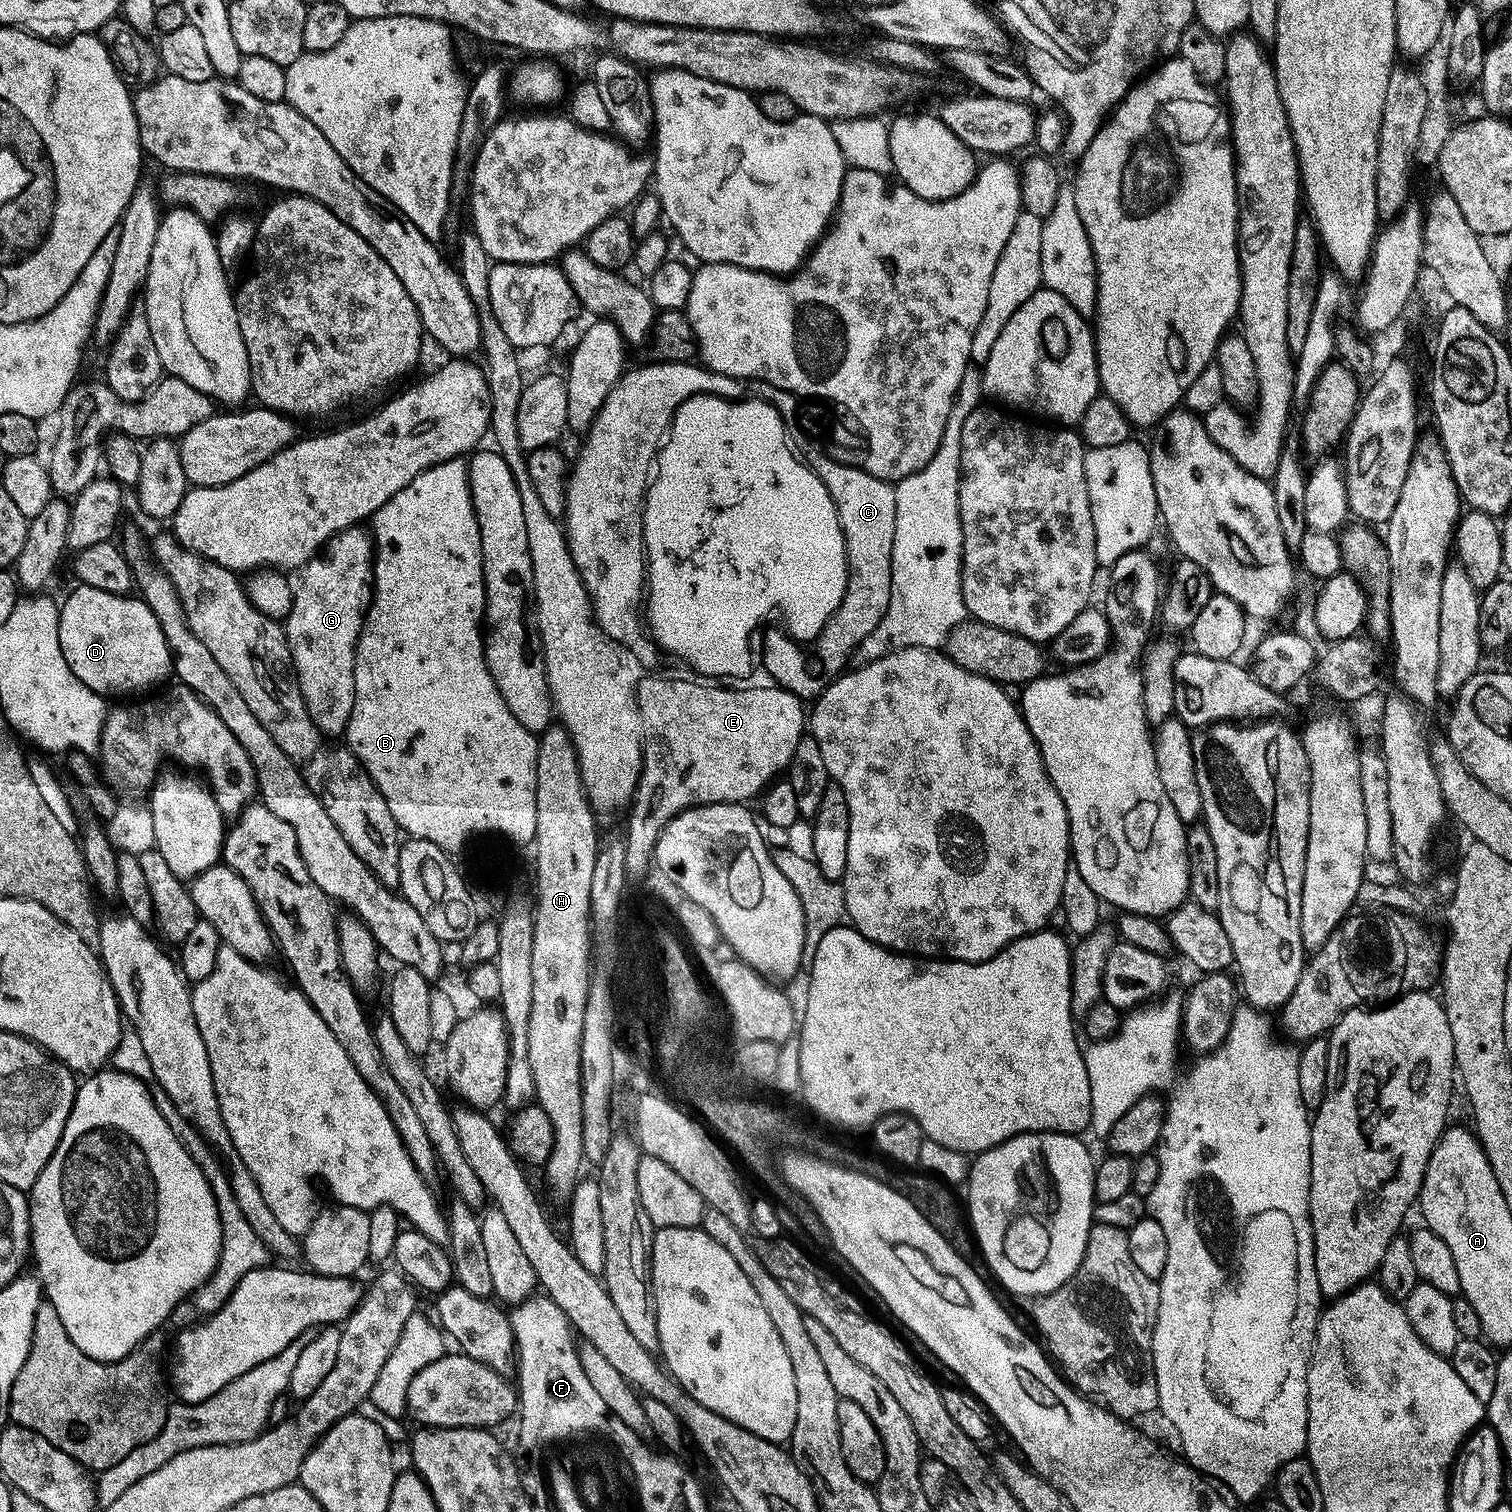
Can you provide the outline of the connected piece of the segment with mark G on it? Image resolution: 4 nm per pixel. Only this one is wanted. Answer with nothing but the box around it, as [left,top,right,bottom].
[285,526,376,737]

